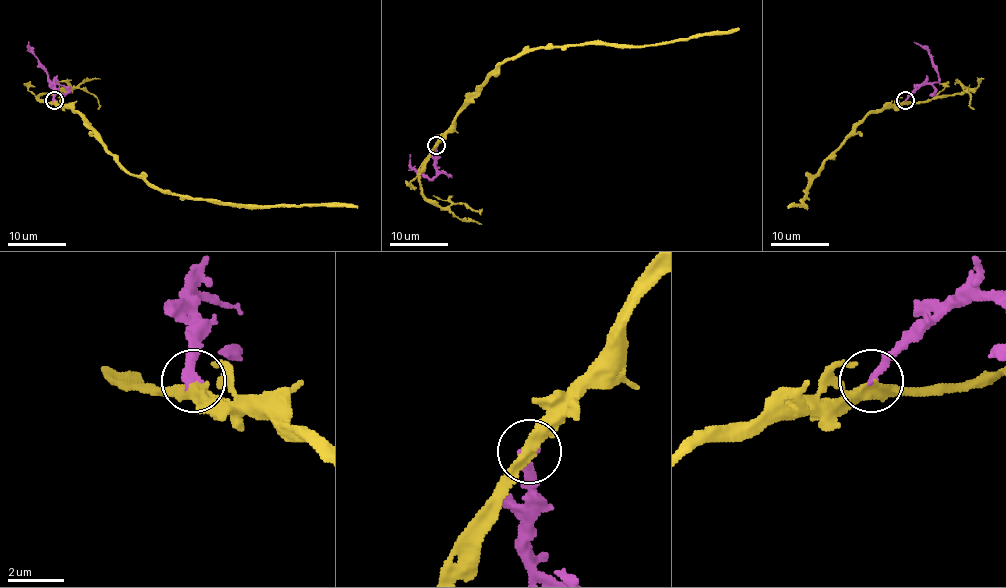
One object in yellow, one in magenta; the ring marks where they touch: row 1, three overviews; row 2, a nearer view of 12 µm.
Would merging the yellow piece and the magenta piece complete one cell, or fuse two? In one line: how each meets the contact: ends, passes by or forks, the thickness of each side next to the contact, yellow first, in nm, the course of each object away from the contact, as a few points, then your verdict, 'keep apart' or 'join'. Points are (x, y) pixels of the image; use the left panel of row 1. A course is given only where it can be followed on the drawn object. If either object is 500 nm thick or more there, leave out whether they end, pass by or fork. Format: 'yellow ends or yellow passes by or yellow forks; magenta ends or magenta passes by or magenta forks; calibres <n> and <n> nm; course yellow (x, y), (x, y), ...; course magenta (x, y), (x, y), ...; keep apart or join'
yellow forks; magenta ends; calibres 320 and 320 nm; course yellow (54, 101), (76, 110), (92, 127), (98, 140), (131, 173), (173, 194), (246, 205), (348, 205), (358, 208); course magenta (54, 101), (54, 83), (46, 67), (28, 49), (28, 41); join

